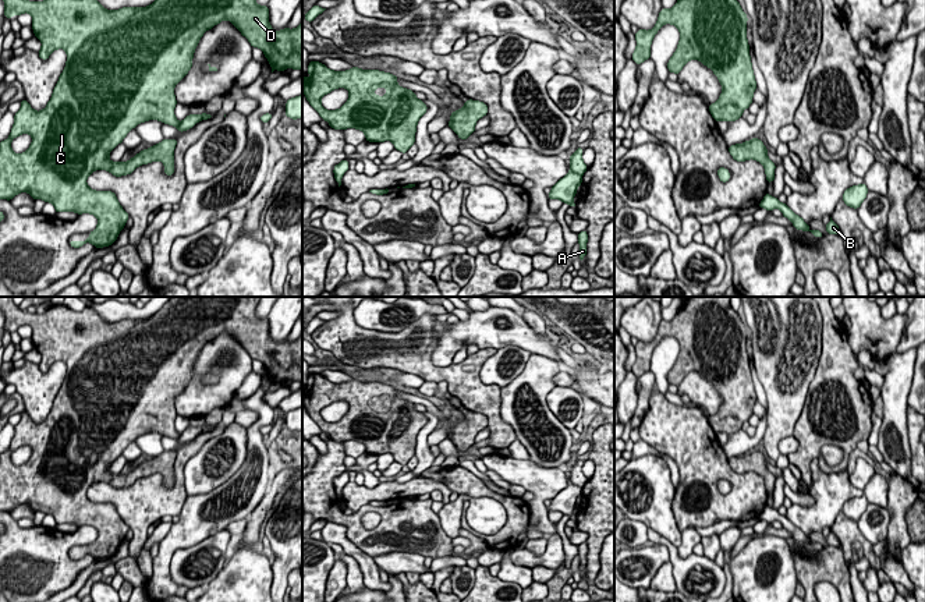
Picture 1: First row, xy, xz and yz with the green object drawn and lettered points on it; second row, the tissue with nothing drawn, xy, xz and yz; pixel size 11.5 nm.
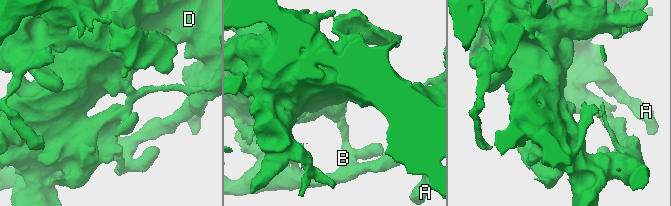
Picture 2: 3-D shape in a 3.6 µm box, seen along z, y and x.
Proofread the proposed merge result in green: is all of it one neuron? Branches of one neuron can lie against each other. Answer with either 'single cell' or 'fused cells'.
fused cells

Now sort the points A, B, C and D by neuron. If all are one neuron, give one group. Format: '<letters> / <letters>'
A C D / B

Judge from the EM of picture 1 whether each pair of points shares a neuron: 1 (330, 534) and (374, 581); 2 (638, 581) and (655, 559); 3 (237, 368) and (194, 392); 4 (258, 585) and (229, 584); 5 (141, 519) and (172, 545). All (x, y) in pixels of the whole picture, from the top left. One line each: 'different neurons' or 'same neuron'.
1: same neuron
2: same neuron
3: same neuron
4: same neuron
5: different neurons

